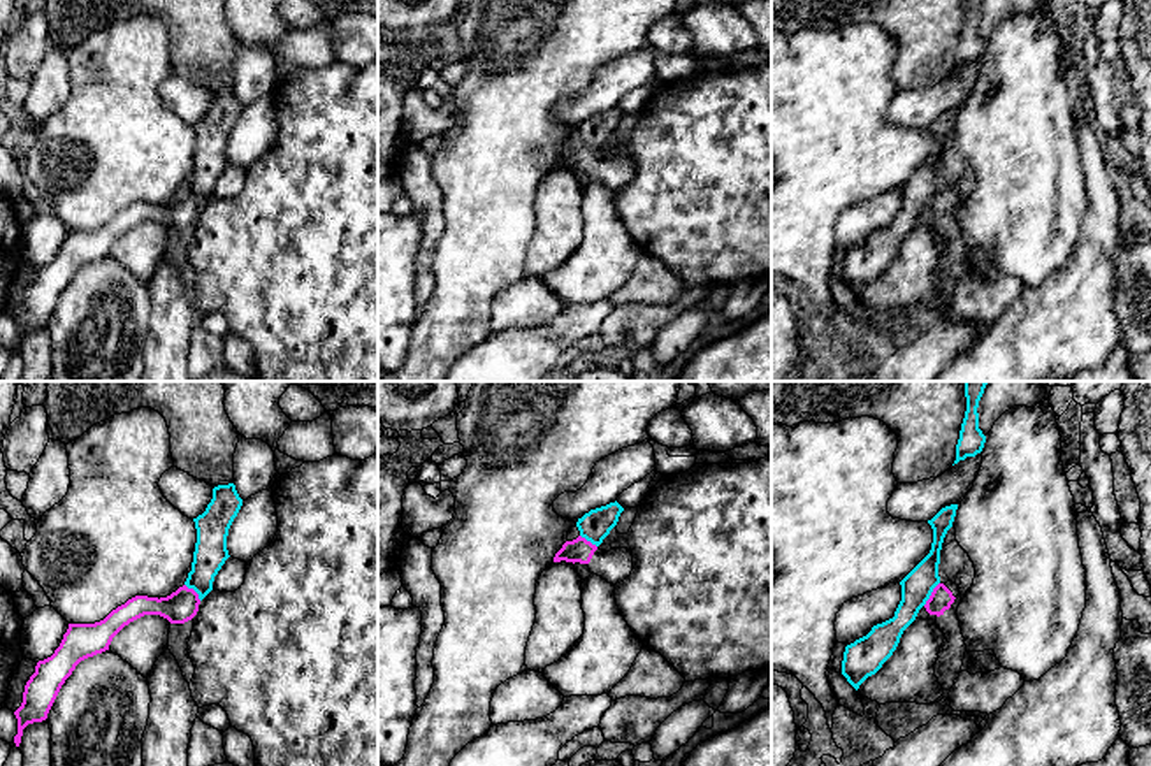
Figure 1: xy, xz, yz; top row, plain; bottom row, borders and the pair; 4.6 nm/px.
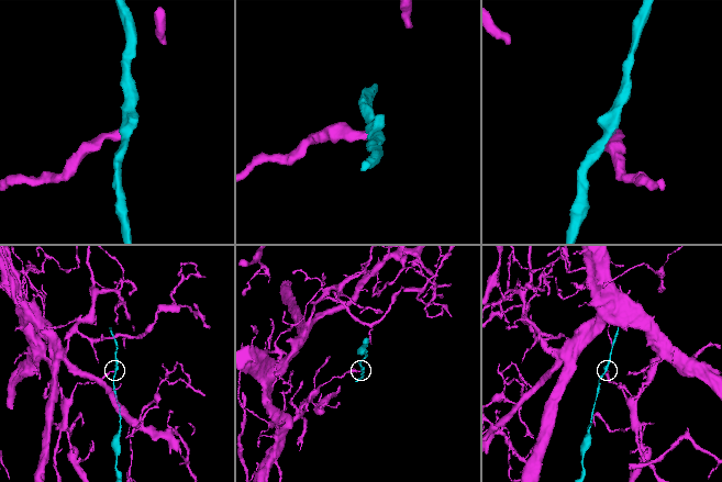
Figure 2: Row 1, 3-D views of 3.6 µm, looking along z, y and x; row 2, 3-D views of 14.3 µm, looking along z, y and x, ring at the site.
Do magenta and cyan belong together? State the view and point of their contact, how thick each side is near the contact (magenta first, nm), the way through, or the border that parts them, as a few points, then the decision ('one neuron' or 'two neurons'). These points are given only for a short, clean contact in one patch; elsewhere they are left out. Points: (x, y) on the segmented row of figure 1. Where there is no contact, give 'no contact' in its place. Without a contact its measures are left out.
meets magenta in yz at (932, 594); 110 nm thick on the magenta side, 140 nm on the other; border along yz (939, 582), (923, 605); two neurons

